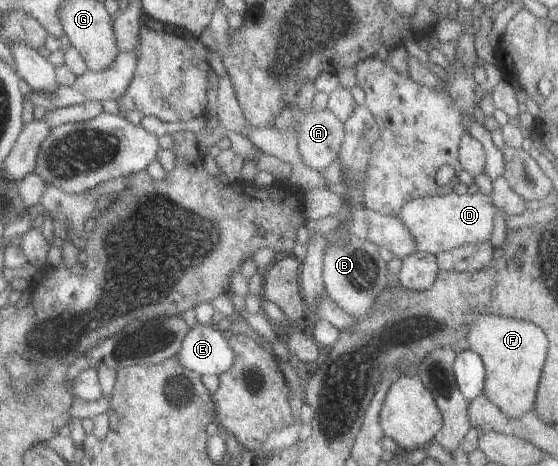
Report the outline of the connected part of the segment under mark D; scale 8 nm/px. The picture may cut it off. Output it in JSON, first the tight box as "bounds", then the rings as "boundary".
{"bounds":[397,191,497,255],"boundary":[[[480,191],[473,194],[455,194],[416,197],[403,203],[397,213],[397,219],[408,229],[413,237],[415,250],[431,255],[443,253],[461,245],[483,243],[488,241],[493,228],[494,211],[497,207],[489,195]]]}

